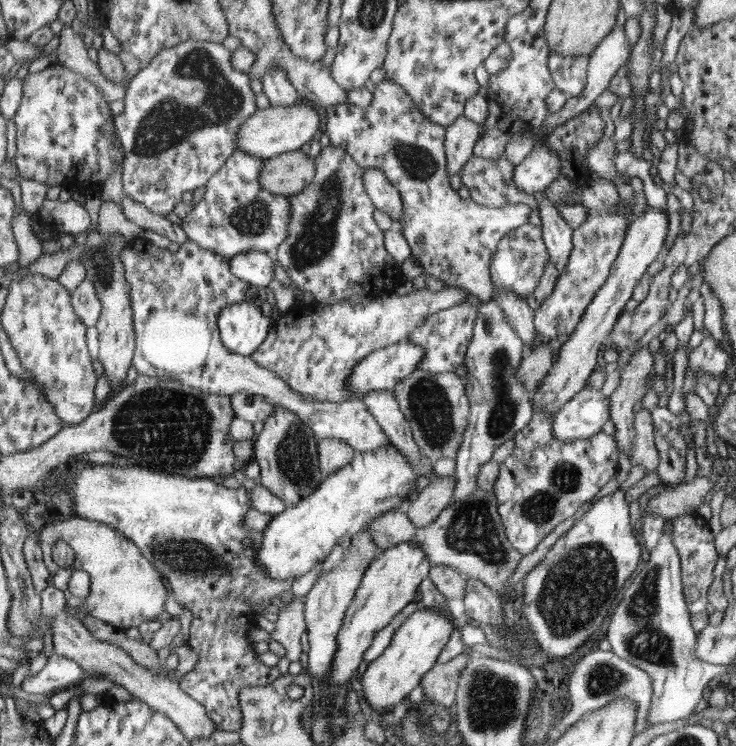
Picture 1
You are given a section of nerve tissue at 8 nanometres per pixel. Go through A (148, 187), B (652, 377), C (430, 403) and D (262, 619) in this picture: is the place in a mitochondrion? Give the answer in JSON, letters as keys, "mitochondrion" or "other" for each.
{"A":"other","B":"other","C":"mitochondrion","D":"other"}

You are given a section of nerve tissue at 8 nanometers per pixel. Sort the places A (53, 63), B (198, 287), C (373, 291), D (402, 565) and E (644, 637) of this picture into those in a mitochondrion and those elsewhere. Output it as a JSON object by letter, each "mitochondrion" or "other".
{"A":"other","B":"other","C":"other","D":"other","E":"mitochondrion"}

